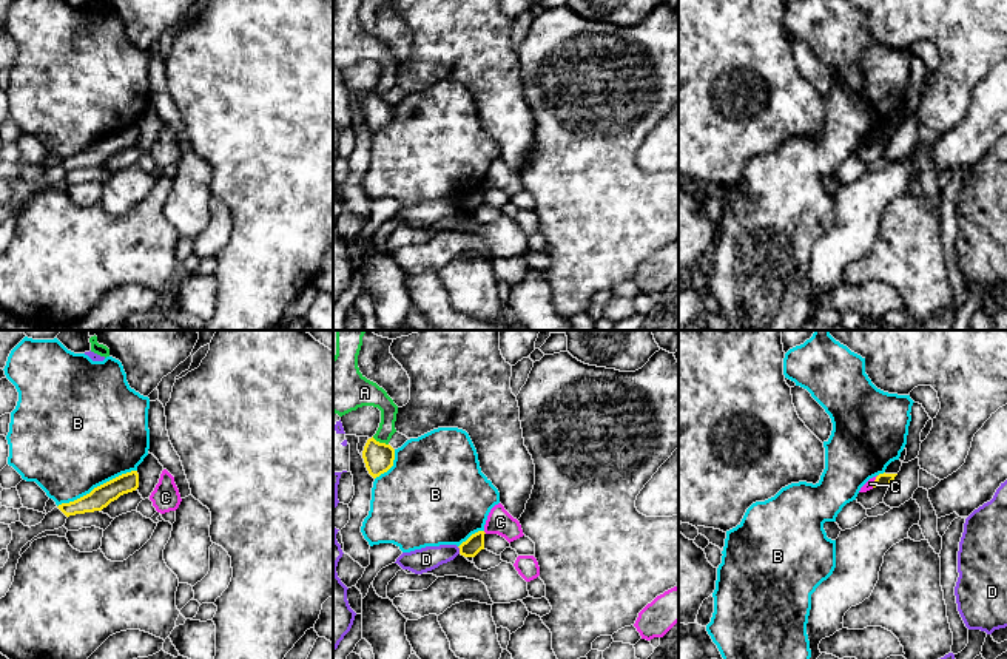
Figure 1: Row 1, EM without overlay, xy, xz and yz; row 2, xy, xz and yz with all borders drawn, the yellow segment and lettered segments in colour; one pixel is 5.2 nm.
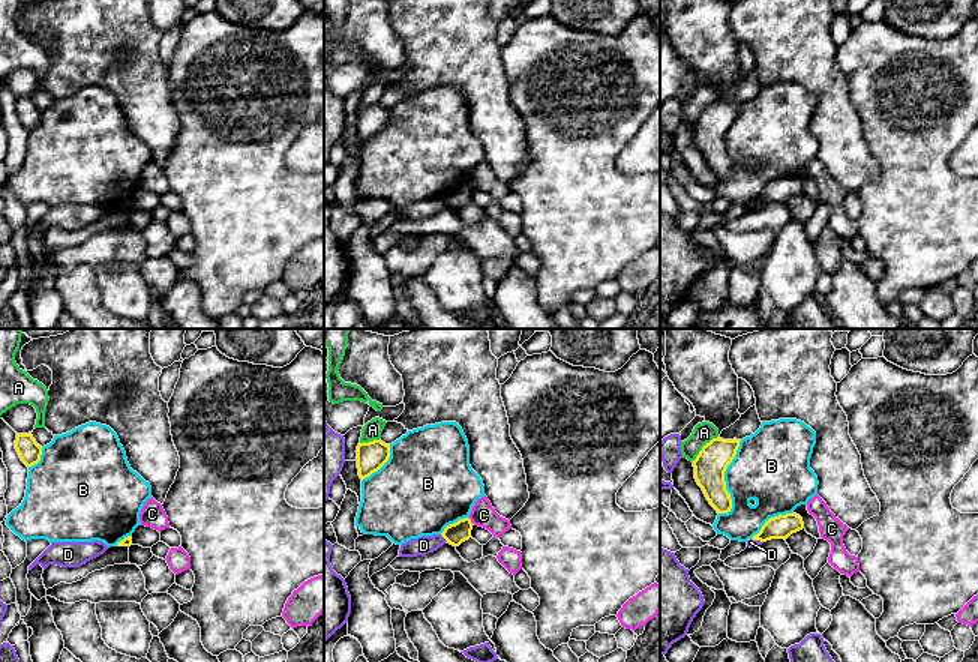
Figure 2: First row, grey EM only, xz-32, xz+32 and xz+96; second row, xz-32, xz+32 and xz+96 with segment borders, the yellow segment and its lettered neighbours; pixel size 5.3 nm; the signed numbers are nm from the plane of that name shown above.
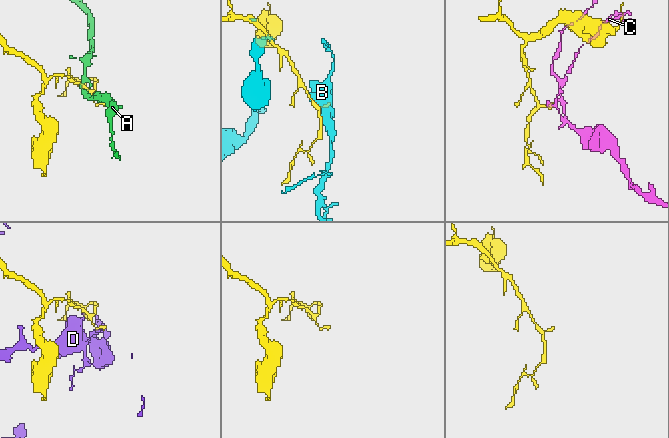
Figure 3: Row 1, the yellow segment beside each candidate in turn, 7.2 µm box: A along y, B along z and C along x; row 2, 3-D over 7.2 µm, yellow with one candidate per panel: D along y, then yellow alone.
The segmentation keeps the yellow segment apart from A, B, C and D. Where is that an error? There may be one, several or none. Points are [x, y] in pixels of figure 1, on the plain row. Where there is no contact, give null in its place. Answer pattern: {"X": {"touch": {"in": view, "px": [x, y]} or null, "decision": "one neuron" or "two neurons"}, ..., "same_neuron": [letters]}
{"A": {"touch": {"in": "xz", "px": [378, 96]}, "decision": "two neurons"}, "B": {"touch": {"in": "xy", "px": [97, 141]}, "decision": "two neurons"}, "C": {"touch": {"in": "yz", "px": [875, 136]}, "decision": "two neurons"}, "D": {"touch": {"in": "xz", "px": [460, 204]}, "decision": "two neurons"}, "same_neuron": []}

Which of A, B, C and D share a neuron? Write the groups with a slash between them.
A / B / C / D

